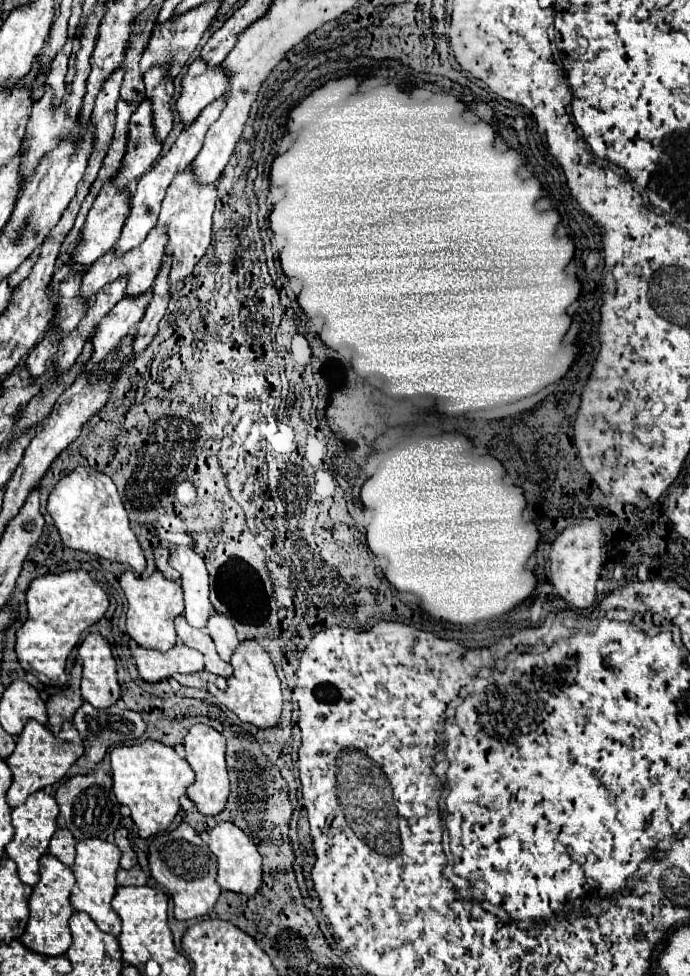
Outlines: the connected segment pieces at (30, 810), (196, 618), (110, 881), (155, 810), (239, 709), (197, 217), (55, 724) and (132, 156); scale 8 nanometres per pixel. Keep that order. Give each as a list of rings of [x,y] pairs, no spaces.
[[[43,790],[33,792],[21,806],[13,808],[13,812],[11,812],[15,836],[5,846],[5,852],[17,864],[17,874],[19,874],[21,882],[25,882],[29,886],[35,886],[39,882],[39,858],[47,852],[49,840],[57,830],[57,814],[59,814],[59,806],[57,806],[55,798],[45,794]]]
[[[179,546],[171,550],[169,564],[181,574],[187,622],[195,628],[205,628],[213,606],[209,602],[209,582],[203,558],[191,548]]]
[[[99,838],[77,842],[77,858],[73,864],[75,886],[71,890],[71,906],[79,912],[87,912],[103,932],[109,932],[113,936],[119,936],[121,932],[121,922],[111,908],[111,898],[117,890],[115,872],[119,870],[119,860],[121,860],[121,850],[111,842]]]
[[[141,740],[111,750],[111,778],[113,792],[121,804],[129,806],[139,836],[149,838],[173,822],[175,814],[181,810],[179,798],[185,794],[187,786],[193,784],[195,774],[189,762],[179,758],[171,746],[157,740]]]
[[[243,640],[231,656],[231,666],[233,666],[233,676],[227,678],[227,688],[219,690],[215,684],[209,684],[207,690],[217,698],[217,702],[225,704],[243,722],[249,722],[257,728],[275,726],[281,716],[283,696],[281,696],[279,676],[275,672],[275,666],[273,666],[269,654],[259,646],[257,640]]]
[[[185,168],[181,174],[177,174],[175,180],[171,182],[171,186],[167,188],[155,228],[165,226],[167,236],[169,236],[167,246],[165,246],[165,256],[173,258],[171,272],[169,272],[169,286],[181,284],[193,272],[195,264],[205,254],[205,250],[211,242],[211,214],[215,210],[215,200],[217,200],[215,184],[201,186],[199,182],[195,182],[189,168]]]
[[[75,662],[73,666],[73,686],[67,686],[63,692],[53,694],[47,700],[47,728],[57,734],[61,730],[61,724],[65,720],[71,720],[75,710],[83,704],[83,696],[79,692],[79,680],[81,680],[81,664]]]
[[[145,100],[133,112],[133,126],[129,126],[127,150],[121,160],[121,170],[111,180],[115,188],[123,190],[129,182],[139,180],[139,176],[153,164],[159,152],[161,152],[161,142],[153,138],[151,106],[149,100]]]

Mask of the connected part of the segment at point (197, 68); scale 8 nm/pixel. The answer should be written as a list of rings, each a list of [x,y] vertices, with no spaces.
[[[201,58],[193,60],[181,78],[181,94],[175,100],[175,112],[179,122],[187,128],[201,114],[201,110],[213,100],[223,96],[227,86],[225,74],[219,68],[207,68]]]

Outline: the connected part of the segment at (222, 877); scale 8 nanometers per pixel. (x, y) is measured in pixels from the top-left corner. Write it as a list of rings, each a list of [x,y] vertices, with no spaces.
[[[219,822],[209,832],[209,850],[217,856],[219,872],[217,872],[217,882],[223,890],[231,892],[241,892],[247,896],[253,896],[257,888],[261,886],[261,856],[257,852],[255,842],[233,822]]]

